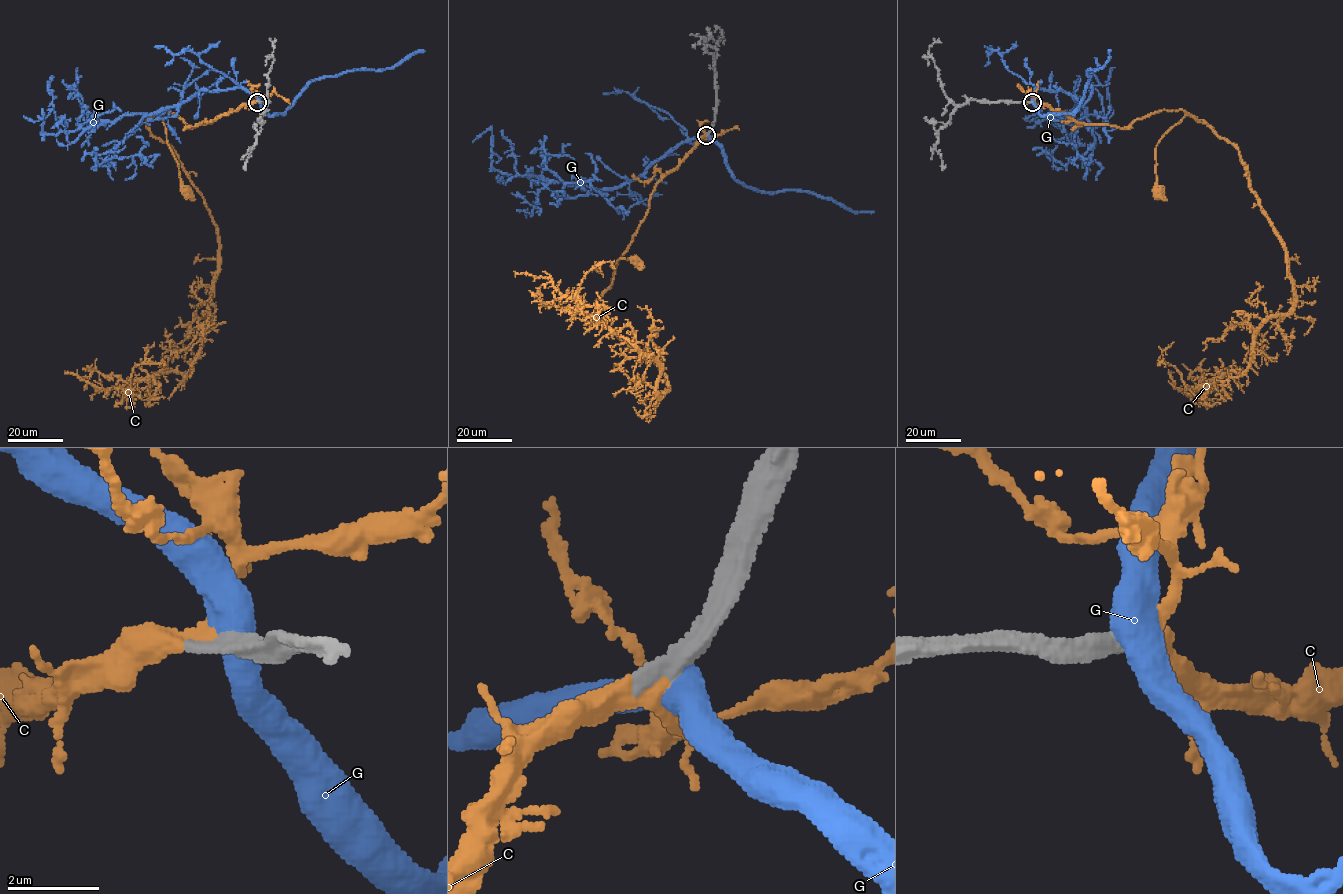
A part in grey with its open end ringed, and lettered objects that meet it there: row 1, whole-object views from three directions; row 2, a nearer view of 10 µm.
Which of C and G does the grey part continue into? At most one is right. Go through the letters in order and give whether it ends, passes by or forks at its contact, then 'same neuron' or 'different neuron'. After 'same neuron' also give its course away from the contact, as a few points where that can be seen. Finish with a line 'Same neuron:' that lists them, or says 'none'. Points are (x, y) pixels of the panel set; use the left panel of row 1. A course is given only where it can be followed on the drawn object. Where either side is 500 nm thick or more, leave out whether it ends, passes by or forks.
C: it passes by; same neuron; course (258, 102), (191, 127), (173, 113), (160, 111), (181, 189), (186, 193)
G: different neuron
Same neuron: C

